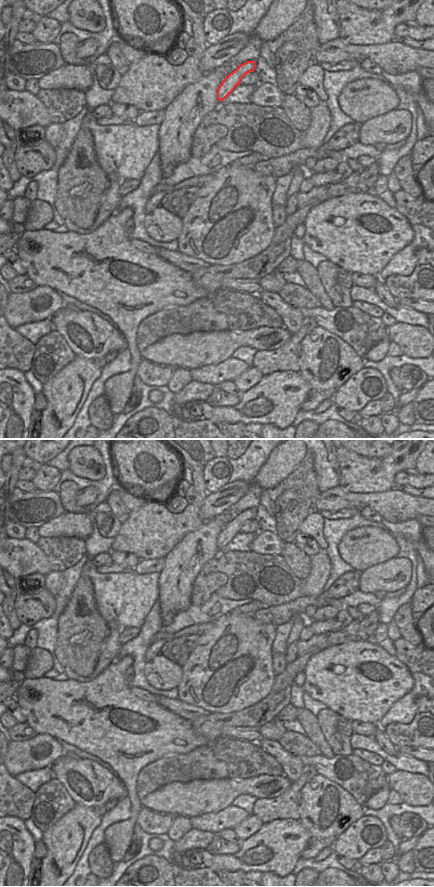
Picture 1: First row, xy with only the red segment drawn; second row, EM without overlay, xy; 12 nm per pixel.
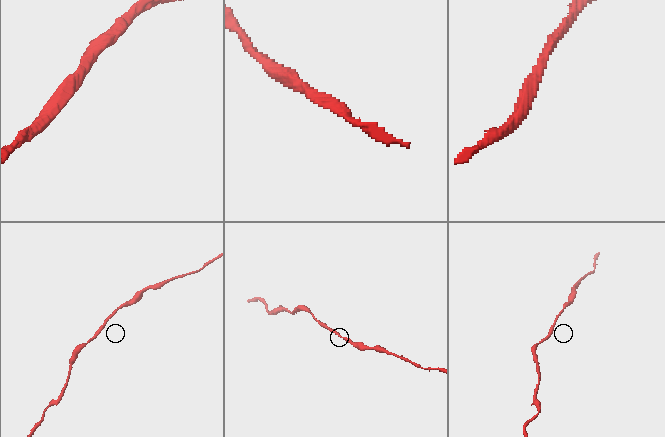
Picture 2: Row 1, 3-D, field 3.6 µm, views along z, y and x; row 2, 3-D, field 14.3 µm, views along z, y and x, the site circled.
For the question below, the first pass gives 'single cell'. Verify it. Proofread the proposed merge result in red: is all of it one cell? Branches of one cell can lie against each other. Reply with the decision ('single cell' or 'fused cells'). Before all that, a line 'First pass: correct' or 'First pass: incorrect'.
First pass: correct
single cell

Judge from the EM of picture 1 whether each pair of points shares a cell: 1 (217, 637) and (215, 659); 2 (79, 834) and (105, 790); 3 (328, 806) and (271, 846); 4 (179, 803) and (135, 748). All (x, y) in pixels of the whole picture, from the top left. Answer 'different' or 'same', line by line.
1: same
2: different
3: different
4: different

